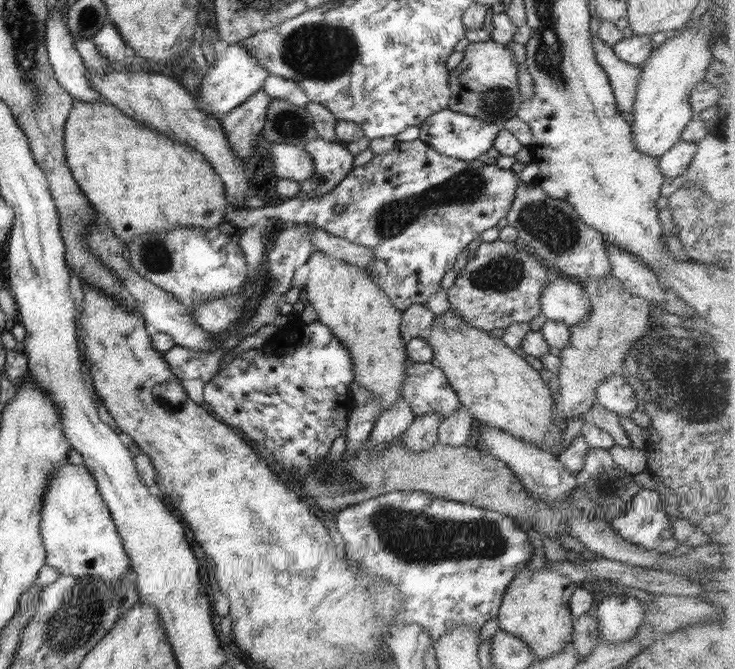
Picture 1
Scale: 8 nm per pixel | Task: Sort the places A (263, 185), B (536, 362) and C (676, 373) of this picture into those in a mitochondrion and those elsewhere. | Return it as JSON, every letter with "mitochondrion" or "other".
{"A":"other","B":"other","C":"mitochondrion"}

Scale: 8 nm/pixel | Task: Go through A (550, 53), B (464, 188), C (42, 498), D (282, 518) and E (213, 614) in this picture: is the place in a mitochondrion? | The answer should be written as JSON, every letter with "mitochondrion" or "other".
{"A":"mitochondrion","B":"mitochondrion","C":"other","D":"other","E":"other"}

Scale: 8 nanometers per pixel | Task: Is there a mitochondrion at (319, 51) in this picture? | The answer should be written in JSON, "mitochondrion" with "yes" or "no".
{"mitochondrion":"yes"}

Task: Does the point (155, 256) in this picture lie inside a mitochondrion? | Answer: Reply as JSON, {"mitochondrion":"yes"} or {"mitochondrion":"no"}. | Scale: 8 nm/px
{"mitochondrion":"yes"}

